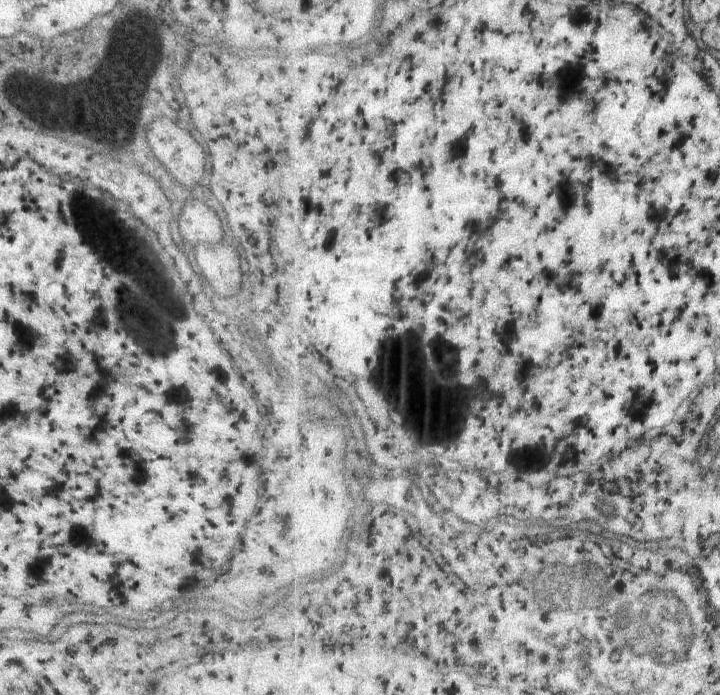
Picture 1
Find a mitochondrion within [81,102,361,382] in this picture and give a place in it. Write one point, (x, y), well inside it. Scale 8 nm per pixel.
(152, 332)

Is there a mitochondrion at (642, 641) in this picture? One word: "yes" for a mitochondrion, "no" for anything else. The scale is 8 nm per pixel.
yes

